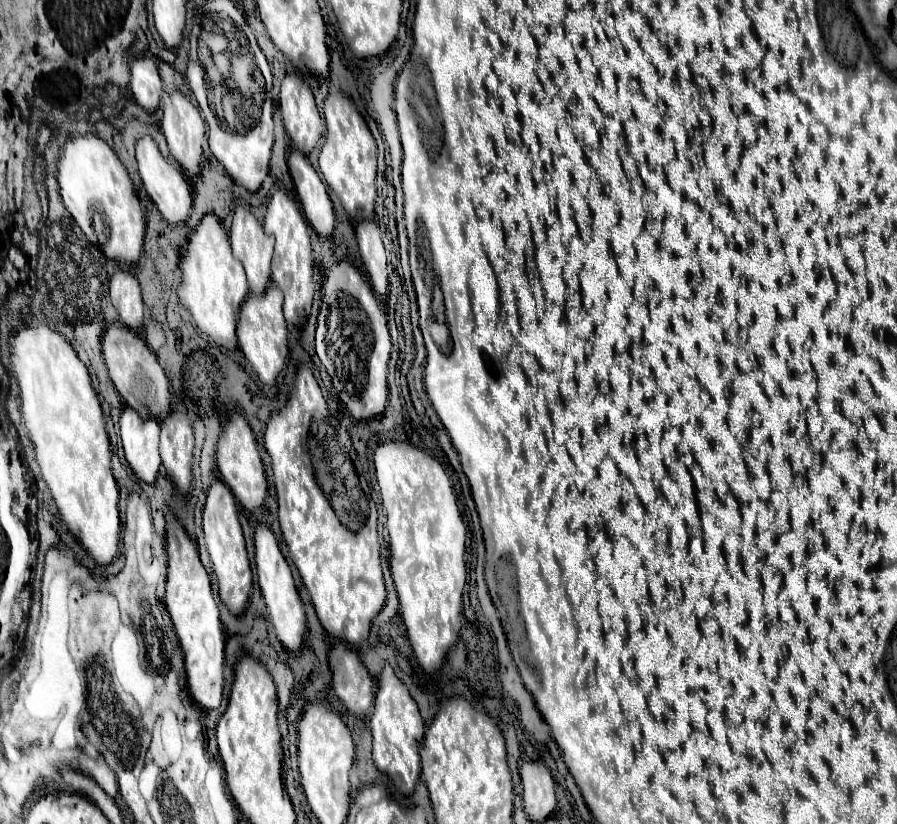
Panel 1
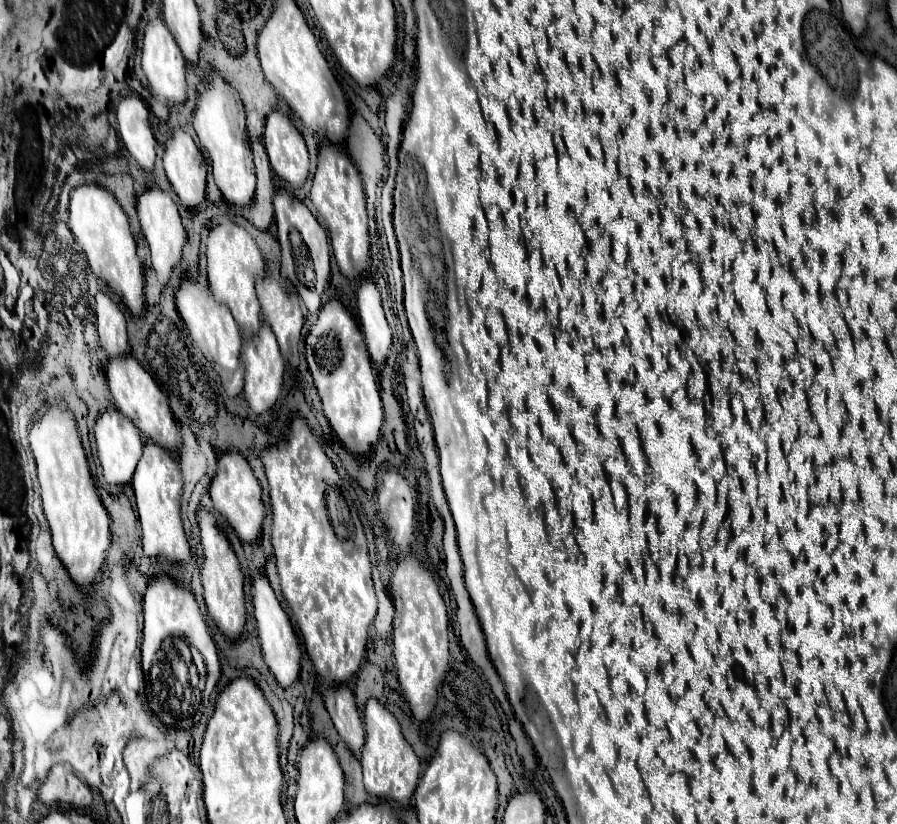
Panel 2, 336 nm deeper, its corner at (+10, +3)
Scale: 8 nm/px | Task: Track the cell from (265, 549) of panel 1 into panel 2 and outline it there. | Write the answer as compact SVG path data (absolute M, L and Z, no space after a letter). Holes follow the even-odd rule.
M256 575L254 585L252 585L252 601L254 601L254 617L256 617L256 627L258 627L258 637L260 637L260 647L262 647L262 657L264 663L268 665L270 673L276 677L278 685L282 689L290 687L300 671L300 647L298 647L298 637L292 629L292 623L284 609L280 607L280 601L274 595L274 589L270 587L266 575Z

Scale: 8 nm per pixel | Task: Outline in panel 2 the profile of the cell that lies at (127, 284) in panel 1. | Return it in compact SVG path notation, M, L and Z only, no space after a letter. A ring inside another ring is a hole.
M98 291L96 295L96 329L100 337L100 347L110 359L128 353L126 319L112 297L102 291Z

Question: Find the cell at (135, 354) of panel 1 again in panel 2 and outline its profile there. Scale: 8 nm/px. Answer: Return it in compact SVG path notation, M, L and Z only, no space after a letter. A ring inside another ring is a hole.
M122 355L108 361L106 379L110 393L114 397L116 409L124 413L142 435L152 439L156 445L168 451L176 451L182 445L182 435L178 431L178 425L174 425L174 415L168 407L168 397L160 391L160 387L154 383L154 379L142 369L142 365L132 355ZM176 447L176 449L174 449Z

